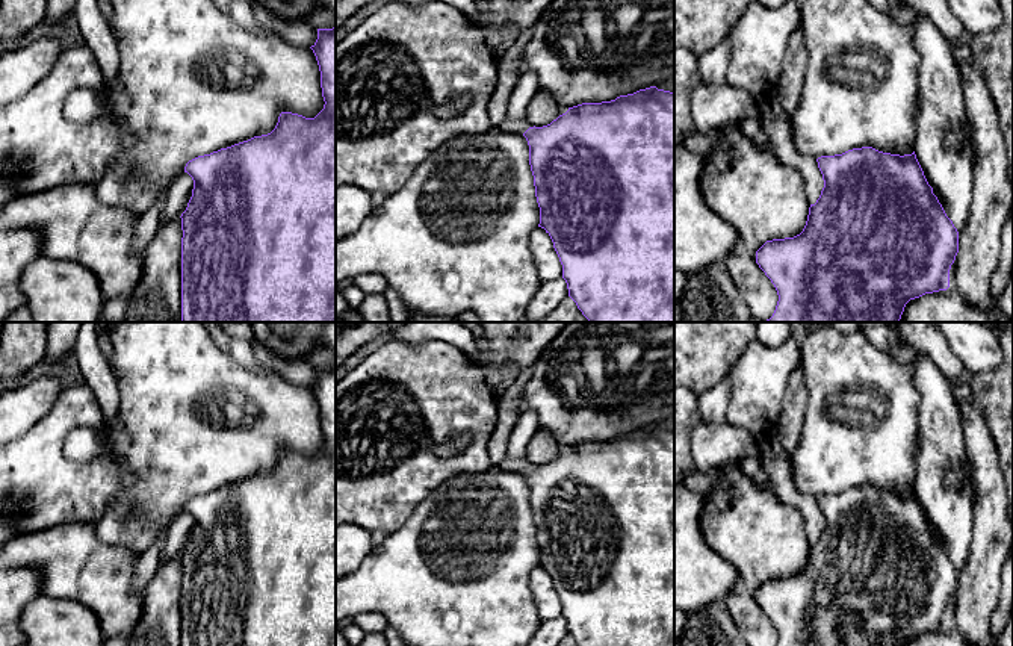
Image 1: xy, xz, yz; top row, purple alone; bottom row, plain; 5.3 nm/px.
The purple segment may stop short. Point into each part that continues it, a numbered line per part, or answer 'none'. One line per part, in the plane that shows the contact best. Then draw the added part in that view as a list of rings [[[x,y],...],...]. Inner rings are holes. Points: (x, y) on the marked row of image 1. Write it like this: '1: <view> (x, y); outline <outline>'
1: xz (508, 124); outline [[[505,118],[500,124],[500,132],[523,135],[529,127],[534,127],[528,120]]]

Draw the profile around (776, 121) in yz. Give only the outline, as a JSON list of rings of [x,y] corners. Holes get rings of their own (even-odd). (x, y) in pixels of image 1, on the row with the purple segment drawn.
[[[768,98],[762,101],[759,118],[780,163],[797,169],[803,179],[807,201],[815,204],[824,188],[818,162],[801,154],[792,141],[792,118],[780,103]]]

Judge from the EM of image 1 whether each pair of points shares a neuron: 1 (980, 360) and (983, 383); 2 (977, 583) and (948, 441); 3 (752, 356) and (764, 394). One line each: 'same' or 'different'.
1: different
2: different
3: same

